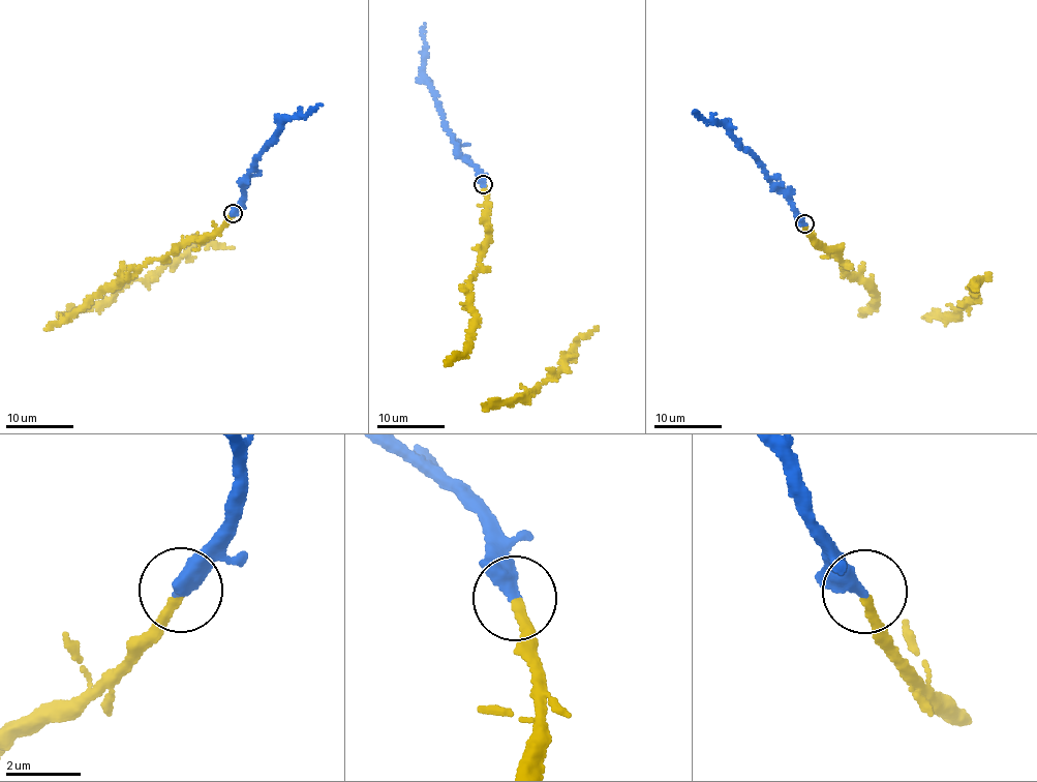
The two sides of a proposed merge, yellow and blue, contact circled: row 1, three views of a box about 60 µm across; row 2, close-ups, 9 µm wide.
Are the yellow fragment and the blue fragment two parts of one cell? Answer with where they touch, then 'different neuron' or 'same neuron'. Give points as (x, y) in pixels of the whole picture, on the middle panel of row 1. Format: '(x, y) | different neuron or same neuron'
(483, 184) | same neuron

